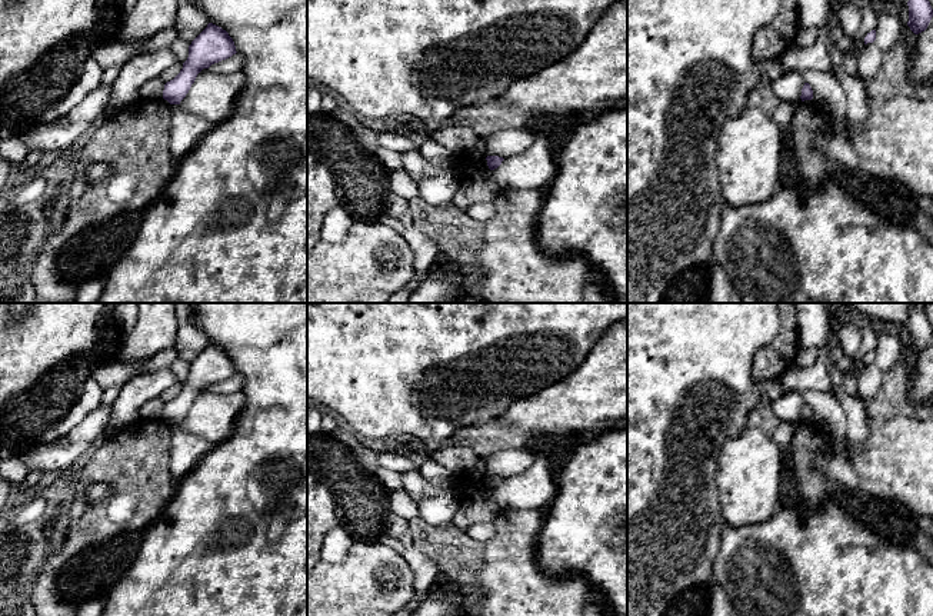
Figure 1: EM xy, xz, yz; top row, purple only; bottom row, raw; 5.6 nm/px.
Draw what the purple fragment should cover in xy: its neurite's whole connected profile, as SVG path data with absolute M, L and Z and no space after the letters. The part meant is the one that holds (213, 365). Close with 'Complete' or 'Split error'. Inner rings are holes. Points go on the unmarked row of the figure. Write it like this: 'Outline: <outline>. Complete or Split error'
Outline: M209 343L189 366L189 377L180 393L164 404L163 419L170 424L180 424L203 389L209 389L236 373L234 362L229 353Z. Complete

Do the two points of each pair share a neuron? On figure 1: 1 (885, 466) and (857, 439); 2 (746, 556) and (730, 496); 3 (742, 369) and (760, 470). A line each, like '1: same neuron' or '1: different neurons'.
1: different neurons
2: different neurons
3: different neurons

